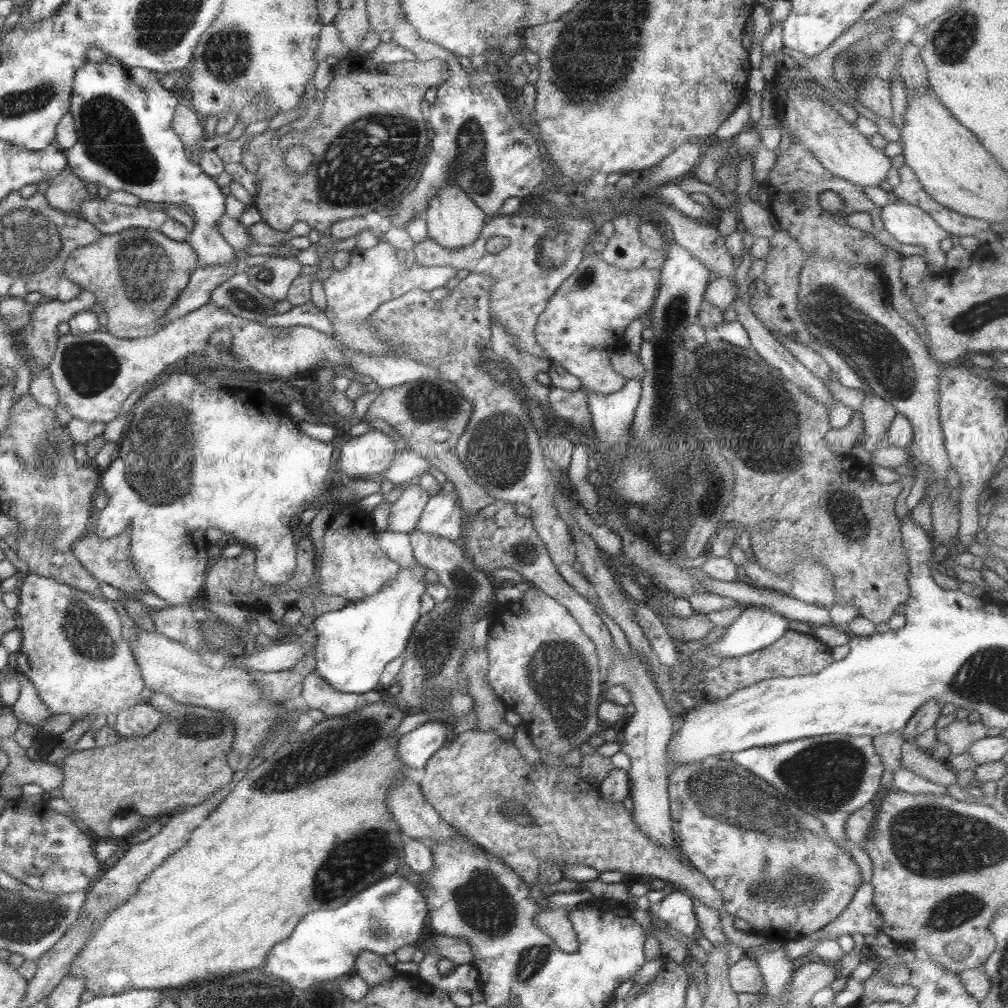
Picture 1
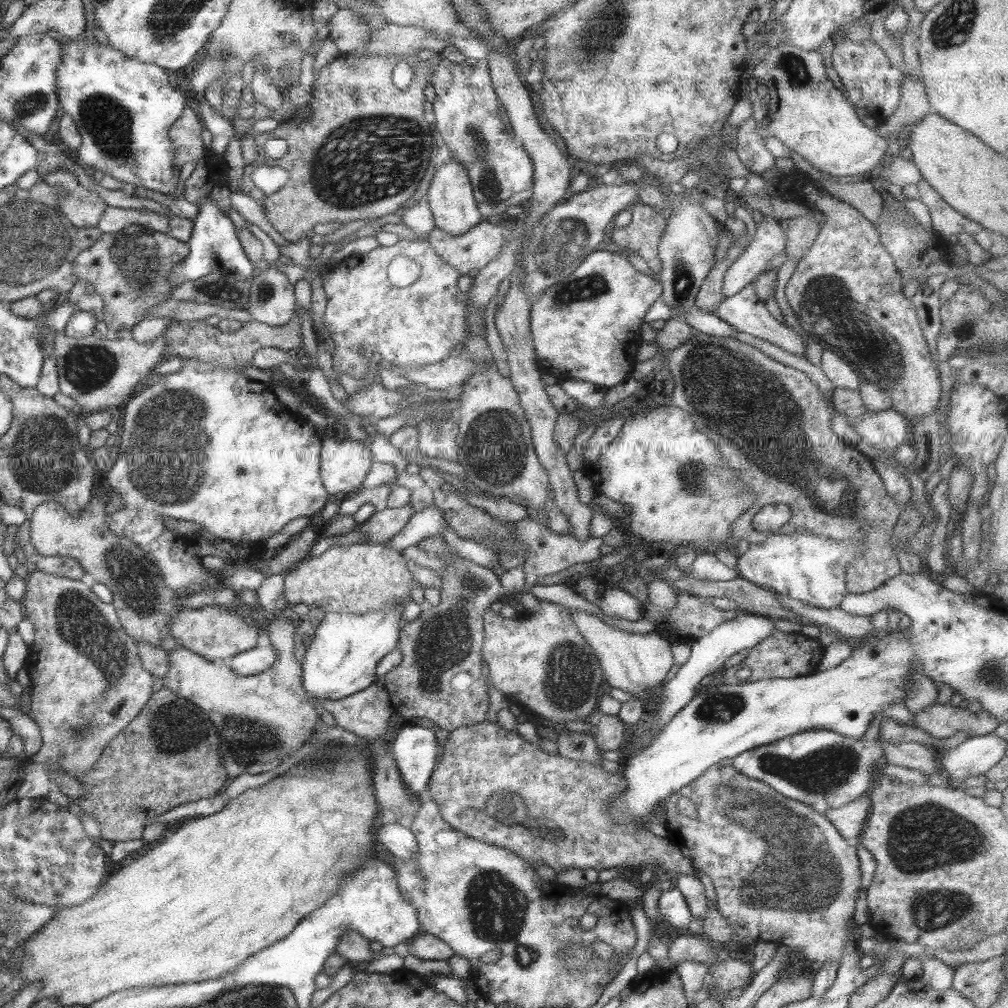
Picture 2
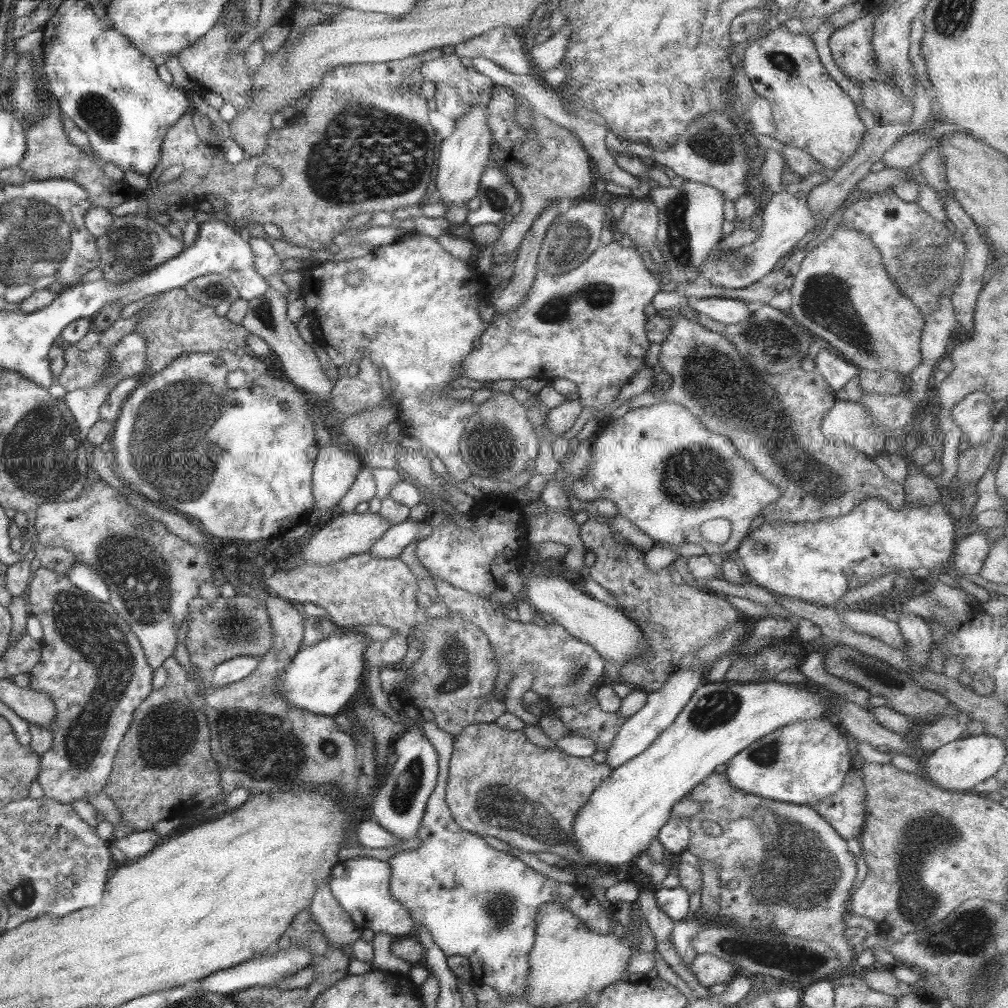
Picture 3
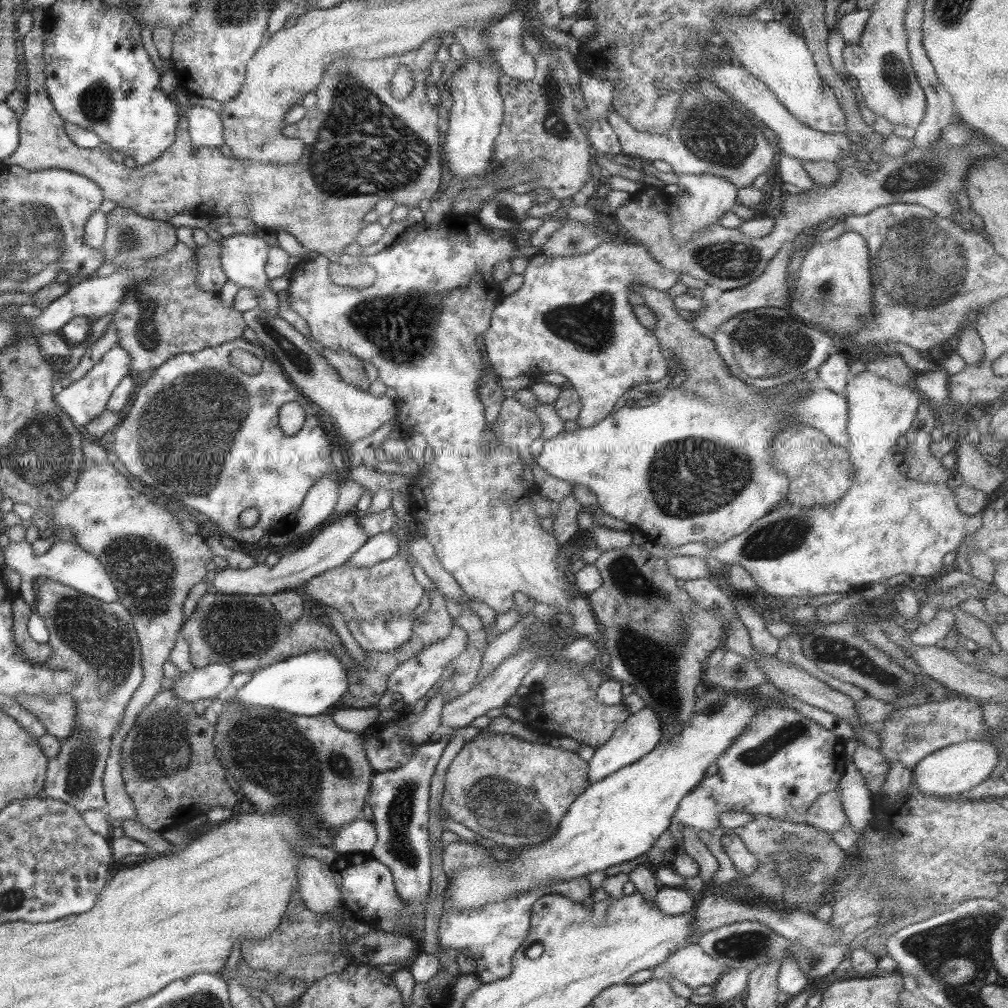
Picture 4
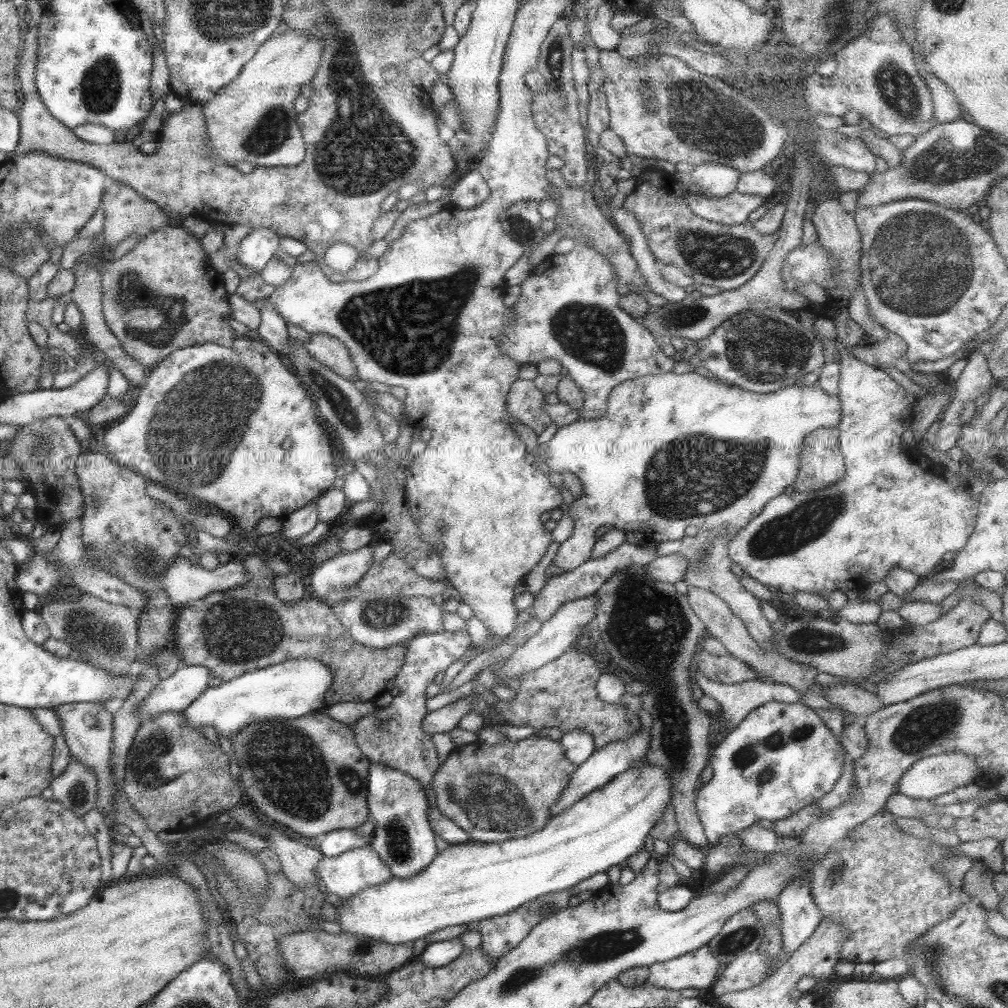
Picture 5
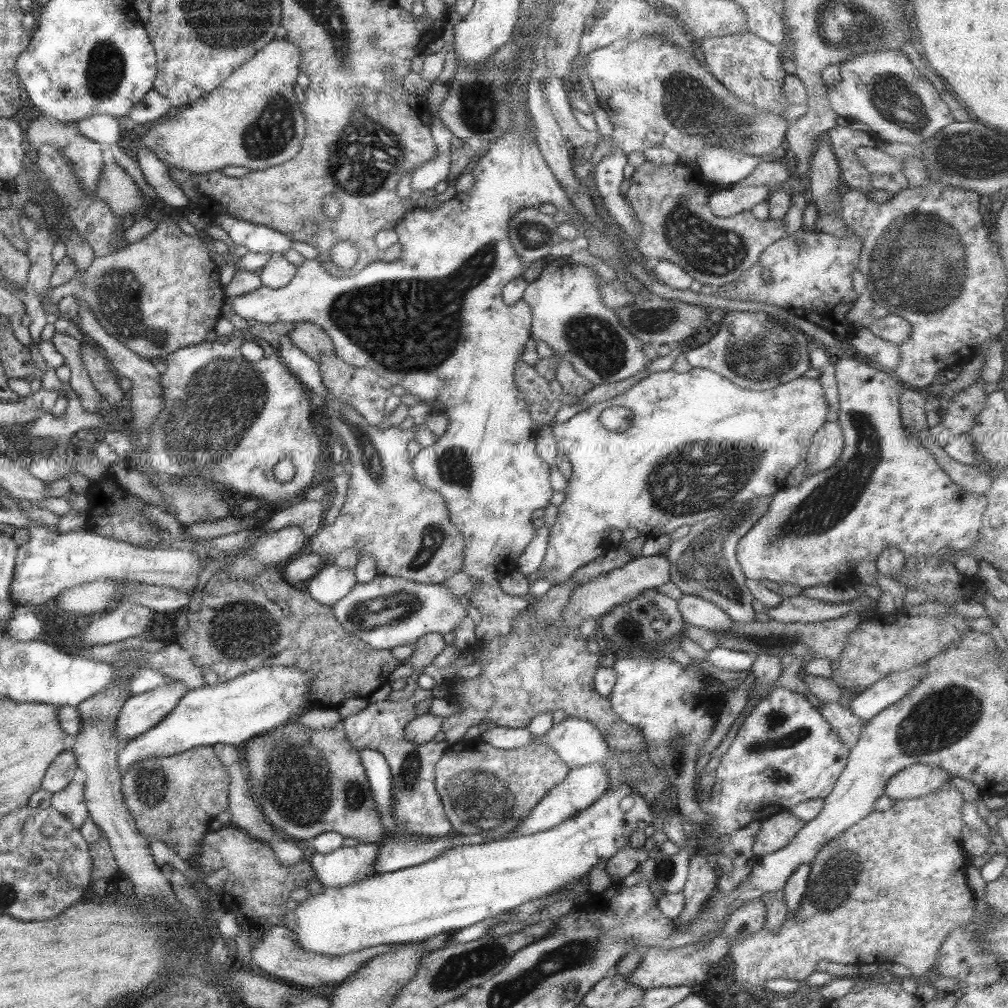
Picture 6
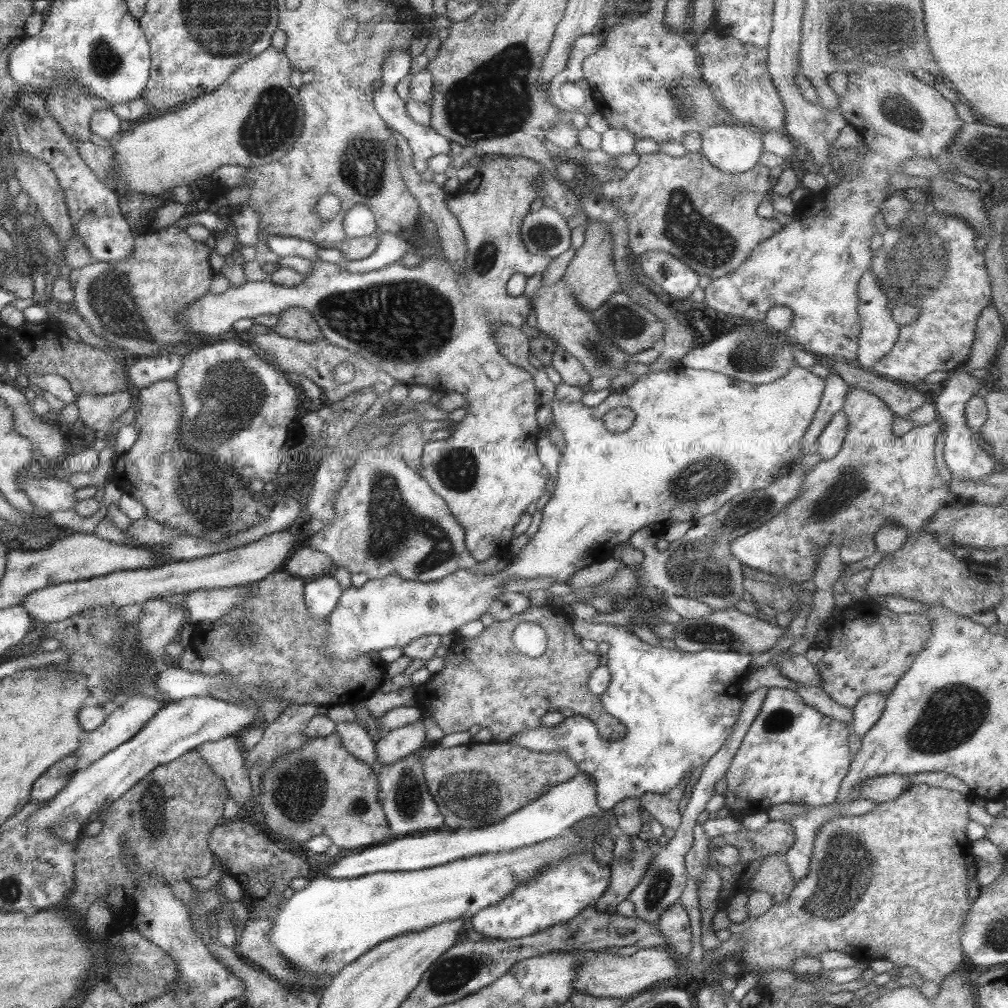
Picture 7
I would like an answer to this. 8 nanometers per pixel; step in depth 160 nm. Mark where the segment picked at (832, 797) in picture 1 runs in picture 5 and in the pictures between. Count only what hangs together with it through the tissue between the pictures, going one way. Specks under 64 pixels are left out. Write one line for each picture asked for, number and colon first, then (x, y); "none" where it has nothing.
2: (822, 769)
3: (804, 762)
4: (777, 767)
5: (778, 758)

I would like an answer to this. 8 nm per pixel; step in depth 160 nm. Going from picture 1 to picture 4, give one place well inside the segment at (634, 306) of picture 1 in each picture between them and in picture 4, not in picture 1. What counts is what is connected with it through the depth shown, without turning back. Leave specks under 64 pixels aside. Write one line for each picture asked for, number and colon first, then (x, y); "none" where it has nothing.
2: (586, 327)
3: (587, 326)
4: (571, 316)

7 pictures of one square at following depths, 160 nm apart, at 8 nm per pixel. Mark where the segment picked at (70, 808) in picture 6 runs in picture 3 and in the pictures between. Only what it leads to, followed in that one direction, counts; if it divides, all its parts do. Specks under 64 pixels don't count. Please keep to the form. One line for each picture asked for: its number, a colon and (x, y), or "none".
3: (91, 666)
4: (95, 641)
5: (75, 788)

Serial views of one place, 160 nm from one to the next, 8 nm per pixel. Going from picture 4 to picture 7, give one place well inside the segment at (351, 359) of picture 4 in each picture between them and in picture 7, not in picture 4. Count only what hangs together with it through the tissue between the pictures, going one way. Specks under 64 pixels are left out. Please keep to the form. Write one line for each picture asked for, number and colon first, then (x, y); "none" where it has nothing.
5: (330, 352)
6: (309, 338)
7: (297, 323)

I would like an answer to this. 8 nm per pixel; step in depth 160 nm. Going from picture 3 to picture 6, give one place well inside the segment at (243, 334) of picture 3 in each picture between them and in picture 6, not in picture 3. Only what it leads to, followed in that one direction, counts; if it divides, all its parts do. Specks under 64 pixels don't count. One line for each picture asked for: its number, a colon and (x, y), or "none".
4: (166, 315)
5: (163, 294)
6: (161, 293)

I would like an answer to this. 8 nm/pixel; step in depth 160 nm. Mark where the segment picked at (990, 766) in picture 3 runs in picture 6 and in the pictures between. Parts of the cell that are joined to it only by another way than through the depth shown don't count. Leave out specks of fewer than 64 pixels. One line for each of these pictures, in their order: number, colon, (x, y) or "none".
4: (955, 768)
5: (930, 776)
6: (918, 779)

